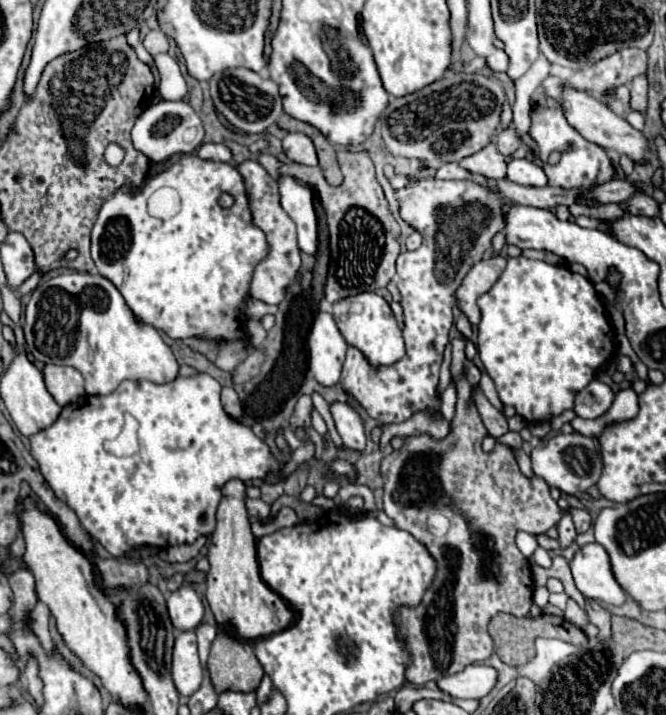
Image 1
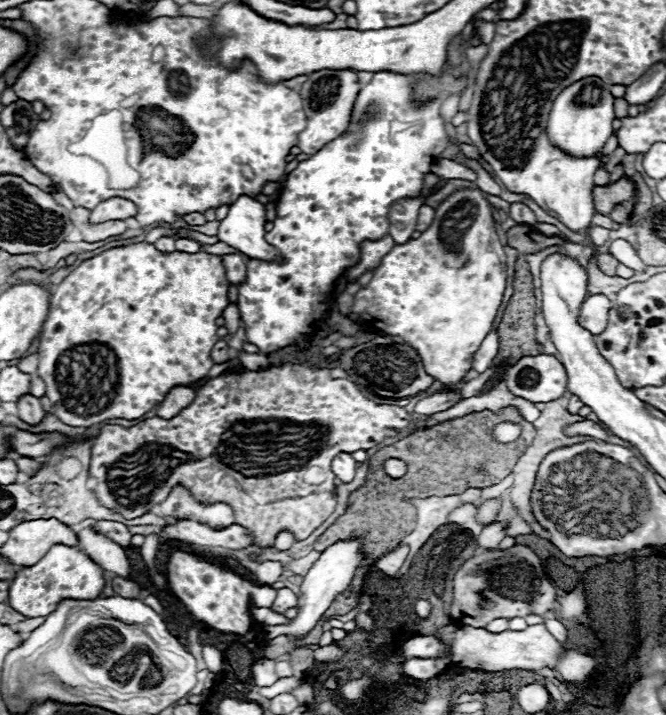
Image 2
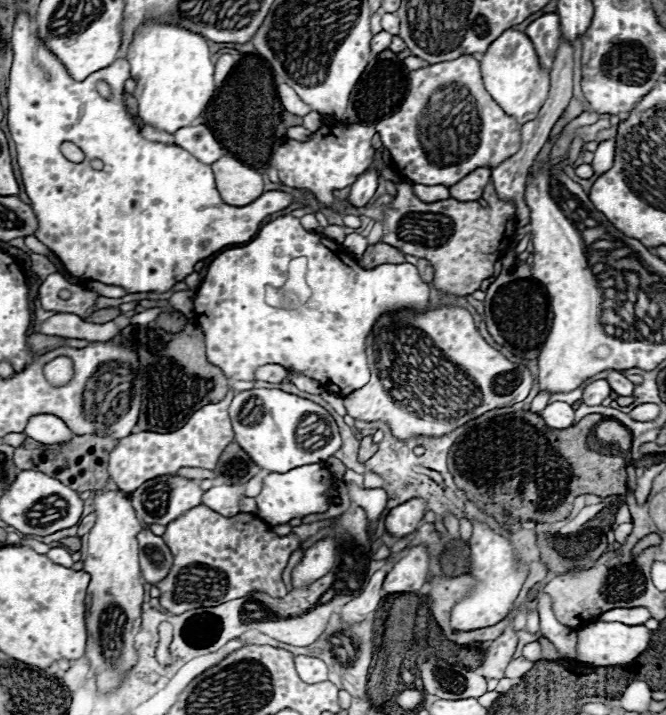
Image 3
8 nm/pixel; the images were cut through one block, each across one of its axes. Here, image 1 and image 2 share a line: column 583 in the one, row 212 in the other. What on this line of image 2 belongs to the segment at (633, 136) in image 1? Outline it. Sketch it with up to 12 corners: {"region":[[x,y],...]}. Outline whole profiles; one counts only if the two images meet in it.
{"region":[[110,198],[90,212],[90,224],[126,220],[136,206],[124,198]]}

